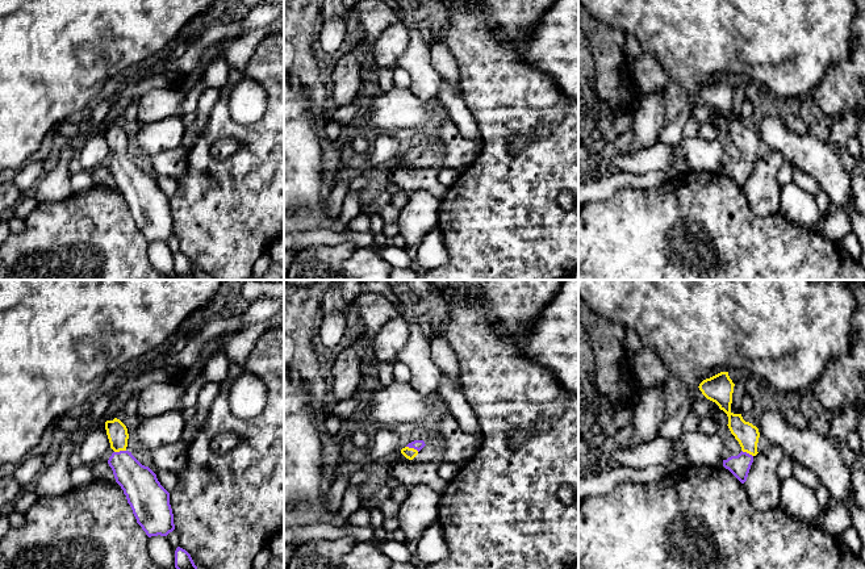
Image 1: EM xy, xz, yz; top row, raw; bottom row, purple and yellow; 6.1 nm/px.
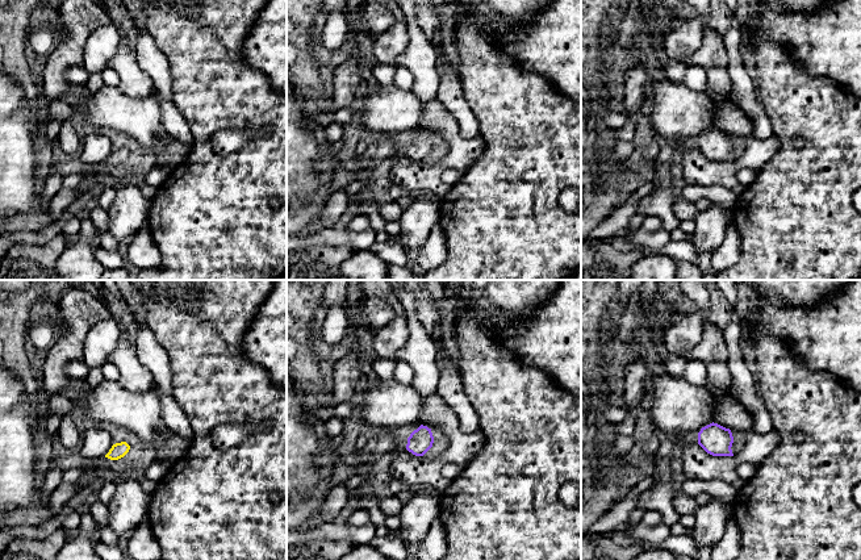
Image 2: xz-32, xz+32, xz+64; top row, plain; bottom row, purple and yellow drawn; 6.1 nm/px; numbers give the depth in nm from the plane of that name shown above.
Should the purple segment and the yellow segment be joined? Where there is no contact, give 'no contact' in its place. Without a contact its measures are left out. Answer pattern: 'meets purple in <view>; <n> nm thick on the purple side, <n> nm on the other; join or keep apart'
meets purple in xz; 60 nm thick on the purple side, 70 nm on the other; join

